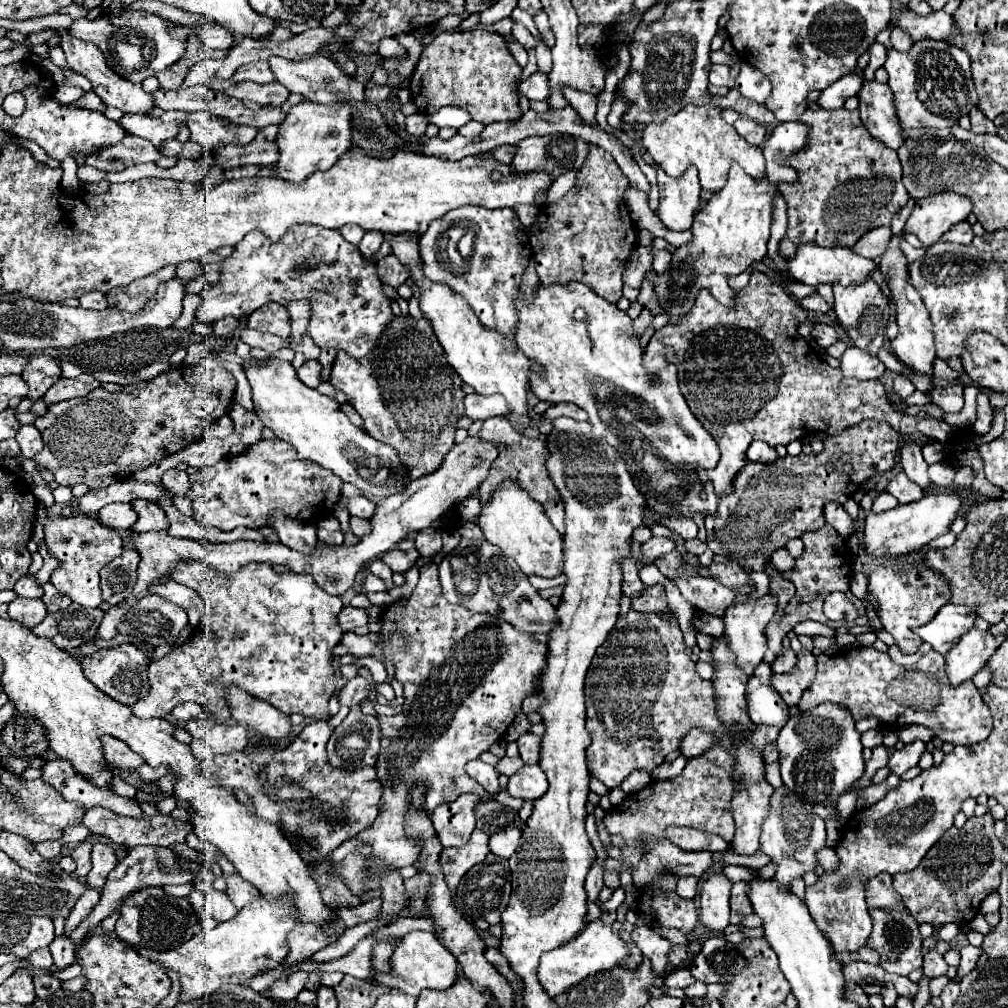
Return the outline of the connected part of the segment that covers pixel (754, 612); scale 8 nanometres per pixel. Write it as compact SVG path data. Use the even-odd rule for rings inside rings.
M768 593L756 601L748 601L748 603L732 603L726 609L724 615L724 637L726 637L726 645L728 649L736 655L736 667L750 677L754 673L754 669L760 665L764 653L766 653L766 637L764 637L764 629L766 623L772 619L772 615L776 613L776 599Z

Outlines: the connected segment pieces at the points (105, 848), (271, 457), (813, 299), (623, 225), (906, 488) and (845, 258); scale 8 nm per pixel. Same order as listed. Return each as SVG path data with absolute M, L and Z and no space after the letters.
M96 841L94 847L92 847L92 857L90 859L92 859L92 871L86 875L86 883L94 889L100 889L100 887L104 887L104 881L106 881L108 873L118 863L116 851L114 851L112 845Z
M274 437L246 447L240 457L228 455L220 463L194 473L190 477L188 497L194 503L196 521L204 527L232 531L244 525L258 529L268 525L268 513L272 509L282 509L288 517L310 523L332 515L340 499L340 485L342 481L336 479L332 471L314 461L300 461L290 443Z
M812 293L812 295L804 297L804 299L800 299L800 305L802 305L804 309L814 311L814 313L820 313L820 315L824 315L824 313L828 313L828 311L832 309L832 307L828 305L828 301L826 301L820 293Z
M588 143L588 149L590 153L578 171L576 185L562 199L540 209L538 217L528 227L528 239L544 287L580 281L596 295L616 305L622 297L622 273L638 245L638 231L624 203L630 181L624 177L610 151L594 143Z
M902 471L888 483L886 491L898 499L898 503L910 503L924 497L924 489L920 489L916 483L912 483Z
M802 243L802 245L796 245L796 253L786 259L784 269L792 279L816 287L820 283L836 283L836 281L842 285L850 285L852 281L860 281L860 277L868 277L874 267L876 267L874 261L856 255L854 251L850 251L846 247L826 249L816 243Z

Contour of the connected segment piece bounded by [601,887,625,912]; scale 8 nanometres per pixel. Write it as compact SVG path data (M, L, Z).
M618 887L616 891L613 892L612 897L604 902L601 906L602 911L613 912L624 902L625 891L622 887Z

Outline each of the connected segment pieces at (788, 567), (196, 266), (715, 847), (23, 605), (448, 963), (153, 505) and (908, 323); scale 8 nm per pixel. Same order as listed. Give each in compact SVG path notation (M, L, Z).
M786 548L776 550L770 557L770 563L774 565L778 572L784 577L789 578L793 572L795 560L790 556Z
M184 261L184 263L180 263L178 265L178 279L182 279L182 281L186 281L186 285L190 283L190 281L194 281L194 279L198 279L198 277L202 277L206 273L206 269L204 269L204 265L202 263L192 263L192 261Z
M668 827L668 839L684 851L708 851L708 853L724 853L730 849L730 843L720 835L704 833L696 829L684 827Z
M14 599L8 605L8 615L14 621L20 621L20 625L24 625L26 629L32 629L48 615L48 609L42 599L30 599L30 601L28 599Z
M412 931L406 937L402 937L394 947L388 965L390 973L374 973L372 981L376 981L376 985L382 987L402 989L414 997L418 997L422 989L448 989L458 975L458 963L454 955L438 941L434 933L428 931Z
M136 499L130 503L132 509L138 513L138 521L132 525L132 531L164 531L168 529L168 519L164 517L164 511L158 507L156 501Z
M892 237L892 245L888 247L888 253L884 253L884 257L880 259L880 271L884 275L890 277L888 285L892 291L892 299L896 301L896 321L900 327L900 333L894 341L890 341L892 353L908 367L912 367L912 371L916 373L928 373L932 375L932 361L936 359L936 351L932 349L932 323L928 317L928 311L924 307L924 303L920 301L920 295L912 289L912 285L908 285L908 261L904 257L904 253L898 247L900 237Z

